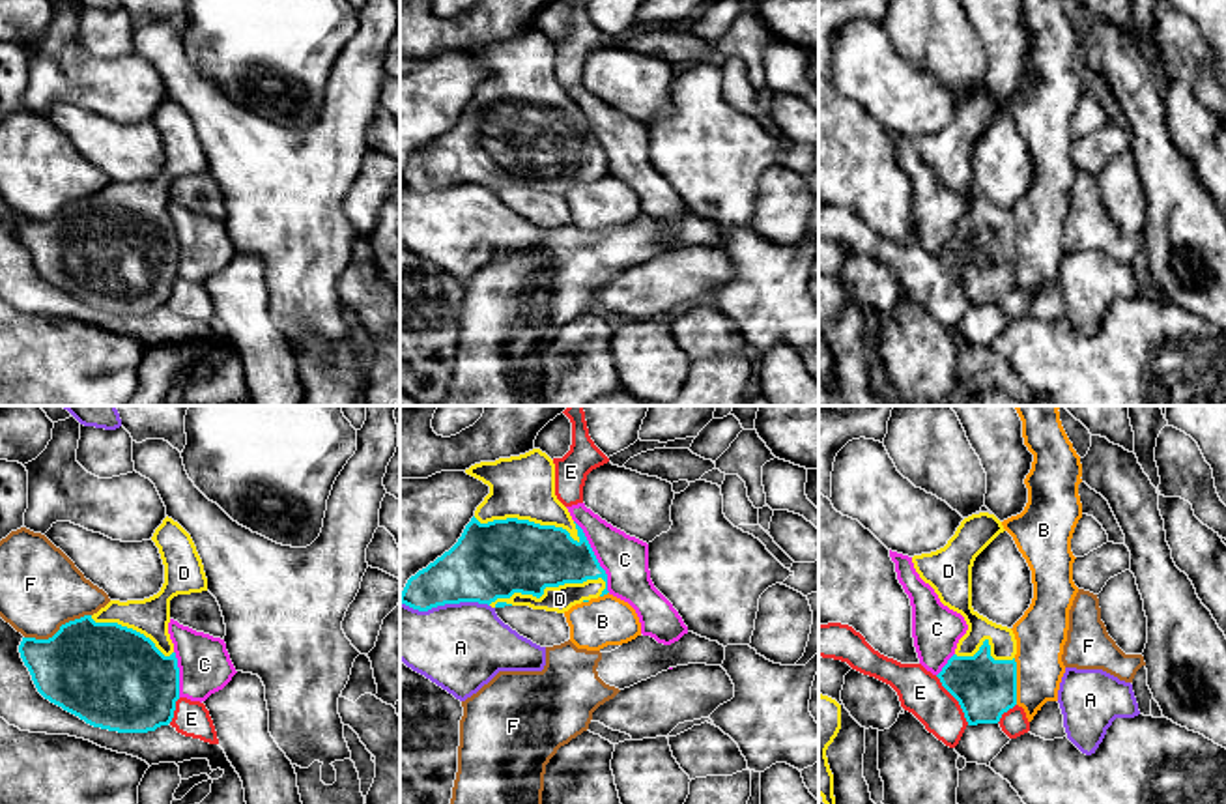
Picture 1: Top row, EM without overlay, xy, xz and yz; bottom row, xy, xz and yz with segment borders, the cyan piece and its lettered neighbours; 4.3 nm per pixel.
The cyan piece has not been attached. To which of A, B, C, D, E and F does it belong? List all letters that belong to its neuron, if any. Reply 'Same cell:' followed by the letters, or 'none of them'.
Same cell: D

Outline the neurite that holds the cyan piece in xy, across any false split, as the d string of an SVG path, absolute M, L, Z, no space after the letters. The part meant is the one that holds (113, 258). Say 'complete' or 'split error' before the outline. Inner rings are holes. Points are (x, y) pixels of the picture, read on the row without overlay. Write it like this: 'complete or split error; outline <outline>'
split error; outline M166 97L151 122L164 146L157 176L110 181L49 221L22 219L19 226L37 273L93 309L148 314L174 299L179 249L168 215L170 181L207 172L207 159L178 103Z

